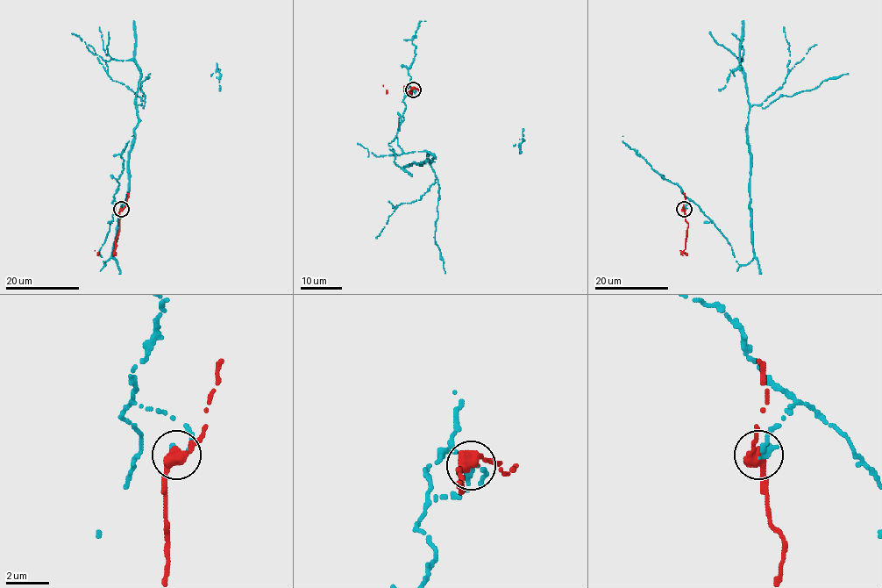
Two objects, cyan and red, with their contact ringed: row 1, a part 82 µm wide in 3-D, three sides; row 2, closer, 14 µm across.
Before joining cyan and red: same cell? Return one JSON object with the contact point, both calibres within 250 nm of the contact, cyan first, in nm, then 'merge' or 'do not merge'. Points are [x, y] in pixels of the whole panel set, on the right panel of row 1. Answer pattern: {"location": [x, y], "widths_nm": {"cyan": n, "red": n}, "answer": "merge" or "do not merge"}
{"location": [684, 209], "widths_nm": {"cyan": 400, "red": 440}, "answer": "do not merge"}

